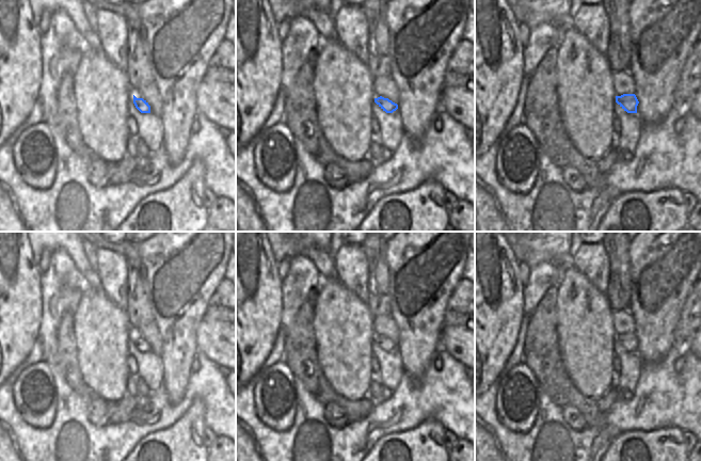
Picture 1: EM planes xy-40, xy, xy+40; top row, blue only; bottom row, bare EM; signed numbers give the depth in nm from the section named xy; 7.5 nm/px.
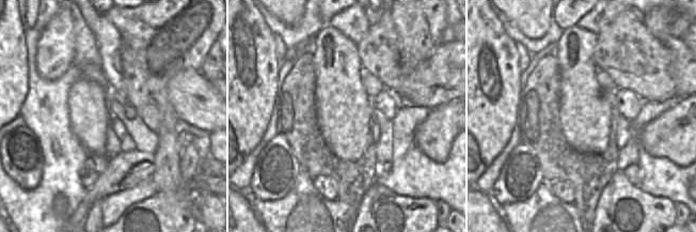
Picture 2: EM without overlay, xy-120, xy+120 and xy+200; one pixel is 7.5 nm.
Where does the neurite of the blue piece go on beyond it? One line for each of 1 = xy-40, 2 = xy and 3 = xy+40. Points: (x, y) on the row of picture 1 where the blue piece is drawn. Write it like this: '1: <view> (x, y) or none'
1: none
2: none
3: none

